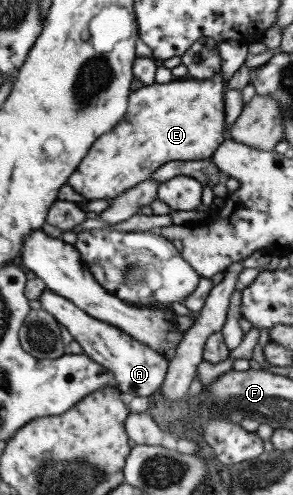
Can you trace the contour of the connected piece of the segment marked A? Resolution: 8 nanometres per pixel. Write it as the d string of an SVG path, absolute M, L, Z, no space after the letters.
M46 289L39 298L42 308L54 316L59 324L70 332L74 340L82 347L84 354L92 361L106 367L114 373L120 393L127 398L150 397L160 389L168 371L169 360L156 350L139 343L124 331L90 317L82 309L74 306L68 299Z

